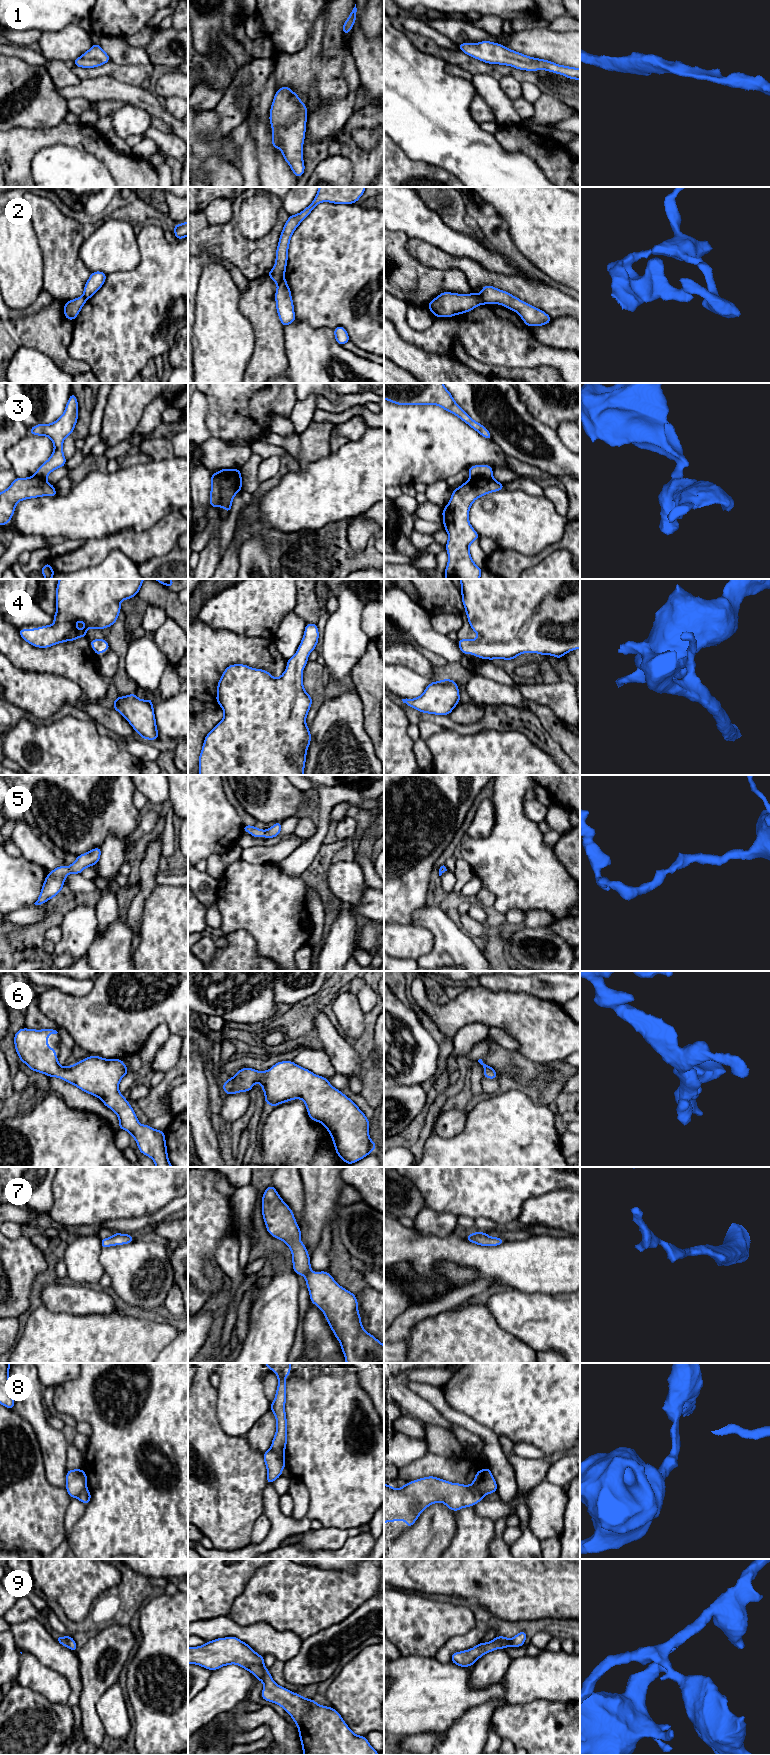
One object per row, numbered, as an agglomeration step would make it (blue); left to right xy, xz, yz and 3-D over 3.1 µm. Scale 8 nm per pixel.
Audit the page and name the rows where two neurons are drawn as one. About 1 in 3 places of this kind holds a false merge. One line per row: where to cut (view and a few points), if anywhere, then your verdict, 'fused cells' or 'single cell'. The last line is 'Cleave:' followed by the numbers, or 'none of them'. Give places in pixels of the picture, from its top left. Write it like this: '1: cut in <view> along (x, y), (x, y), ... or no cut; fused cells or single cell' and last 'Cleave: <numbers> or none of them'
1: no cut; single cell
2: cut in yz along (475, 294), (485, 303); fused cells
3: cut in yz along (491, 476), (471, 478); fused cells
4: no cut; single cell
5: no cut; single cell
6: no cut; single cell
7: no cut; single cell
8: cut in xz along (270, 1448), (283, 1458); fused cells
9: no cut; single cell
Cleave: 2, 3, 8

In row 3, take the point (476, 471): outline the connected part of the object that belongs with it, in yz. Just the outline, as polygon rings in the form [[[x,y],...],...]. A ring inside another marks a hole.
[[[473,465],[467,471],[471,478],[491,478],[493,475],[490,465]]]

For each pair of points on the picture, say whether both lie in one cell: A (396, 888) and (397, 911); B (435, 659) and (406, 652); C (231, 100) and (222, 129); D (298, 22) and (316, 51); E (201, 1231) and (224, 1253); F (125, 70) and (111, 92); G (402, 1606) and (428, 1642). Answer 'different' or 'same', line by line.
A: same
B: different
C: same
D: different
E: different
F: different
G: same

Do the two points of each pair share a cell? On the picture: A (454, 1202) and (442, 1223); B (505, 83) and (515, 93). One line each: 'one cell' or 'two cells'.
A: two cells
B: one cell

